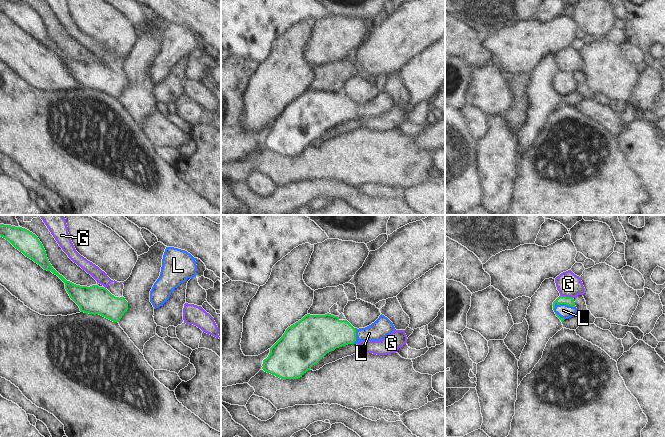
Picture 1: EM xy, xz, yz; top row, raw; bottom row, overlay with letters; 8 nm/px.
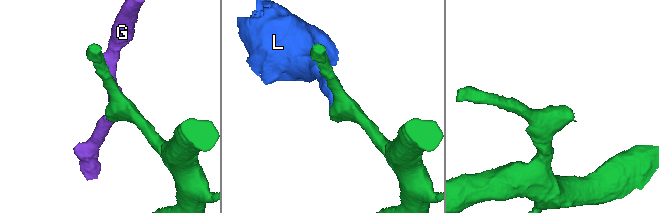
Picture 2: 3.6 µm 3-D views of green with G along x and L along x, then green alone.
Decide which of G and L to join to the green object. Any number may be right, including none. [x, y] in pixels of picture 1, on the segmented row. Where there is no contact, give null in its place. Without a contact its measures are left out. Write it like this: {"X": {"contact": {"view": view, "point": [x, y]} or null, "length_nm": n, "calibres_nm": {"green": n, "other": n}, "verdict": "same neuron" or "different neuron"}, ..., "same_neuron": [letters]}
{"G": {"contact": {"view": "yz", "point": [566, 297]}, "length_nm": 110, "calibres_nm": {"green": 70, "other": 200}, "verdict": "different neuron"}, "L": {"contact": {"view": "yz", "point": [563, 303]}, "length_nm": 190, "calibres_nm": {"green": 70, "other": 110}, "verdict": "same neuron"}, "same_neuron": ["L"]}

